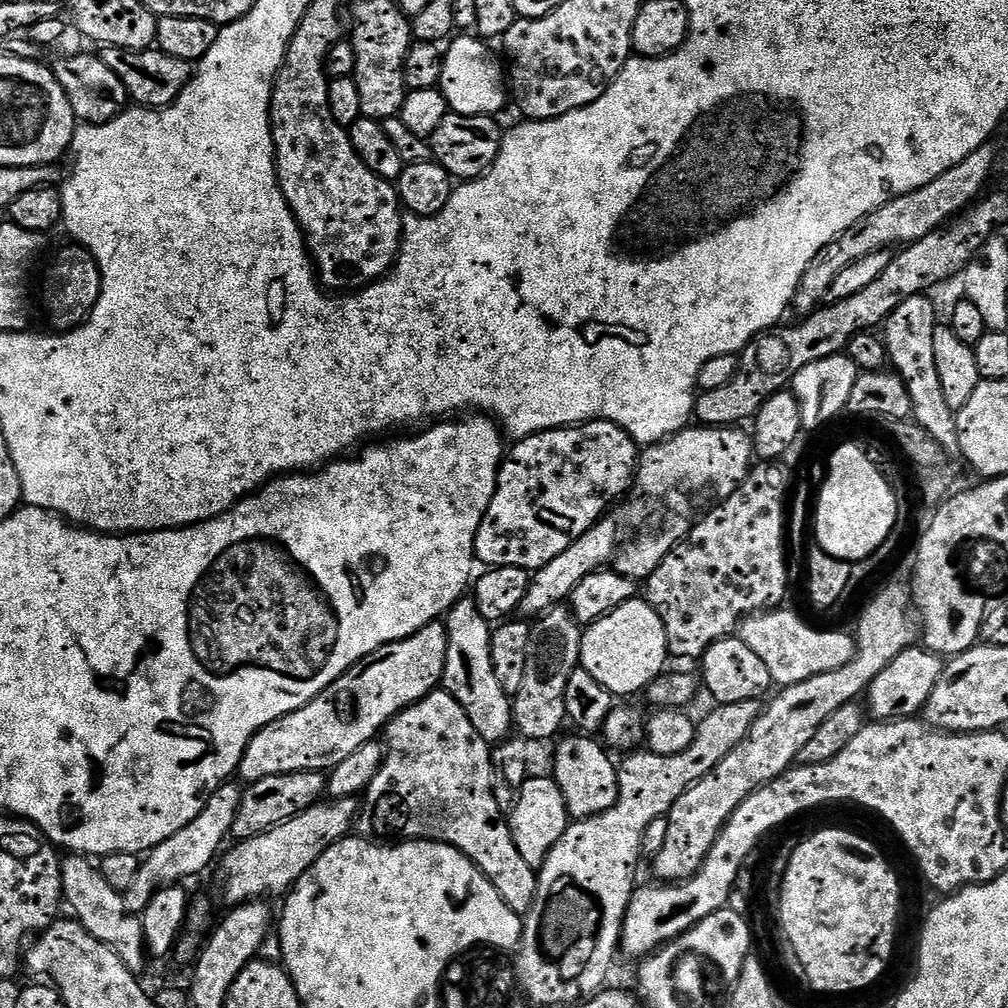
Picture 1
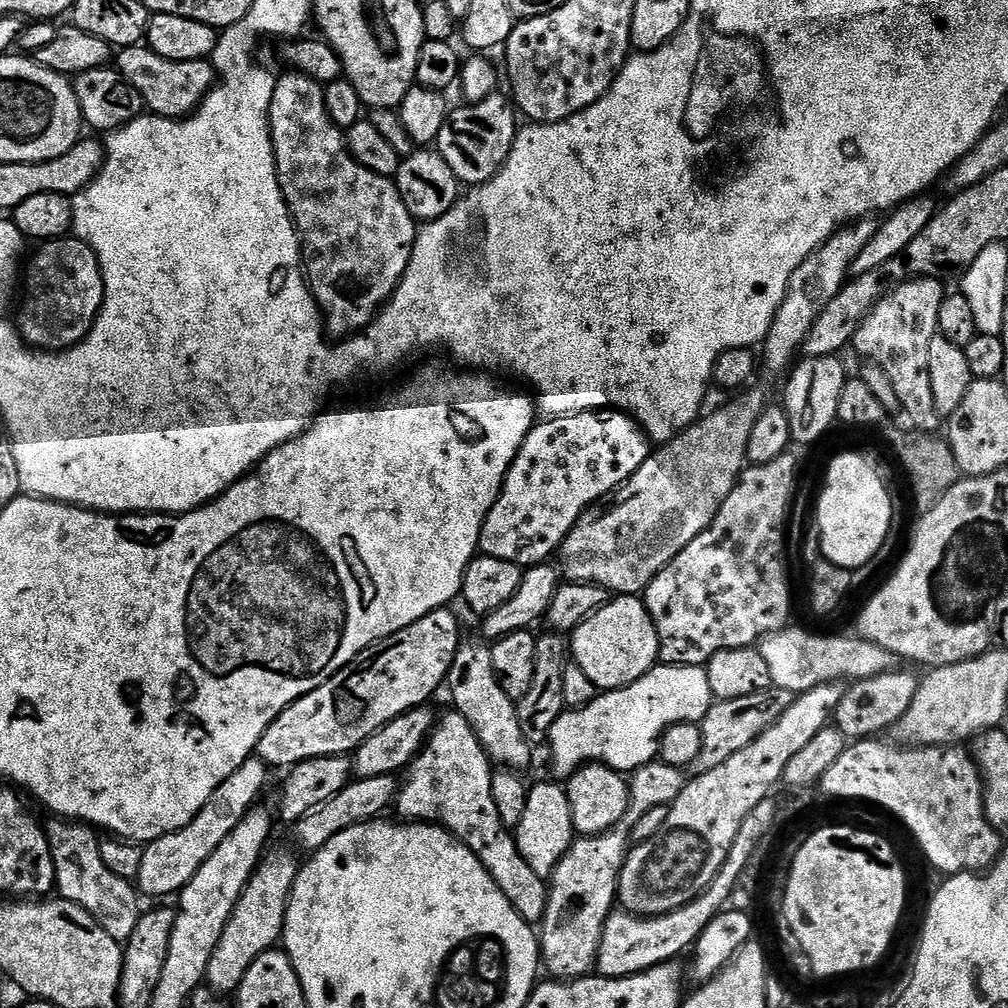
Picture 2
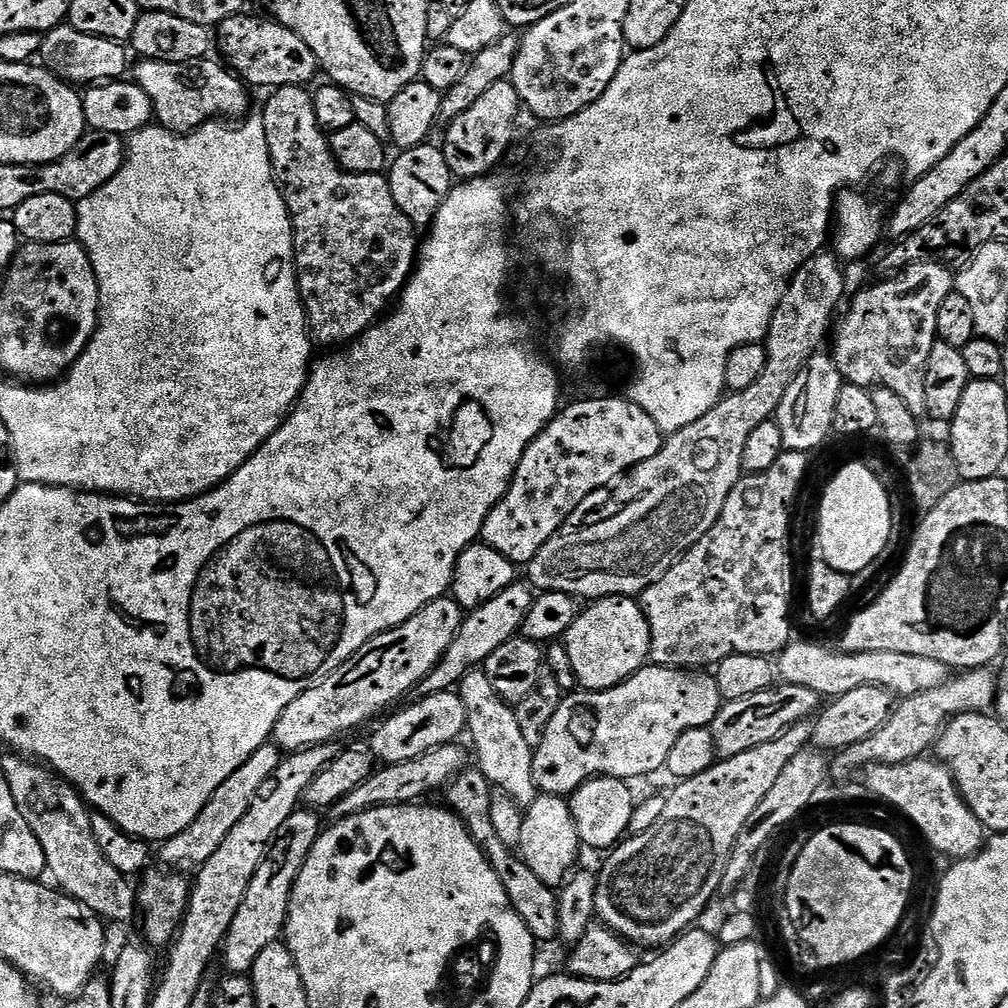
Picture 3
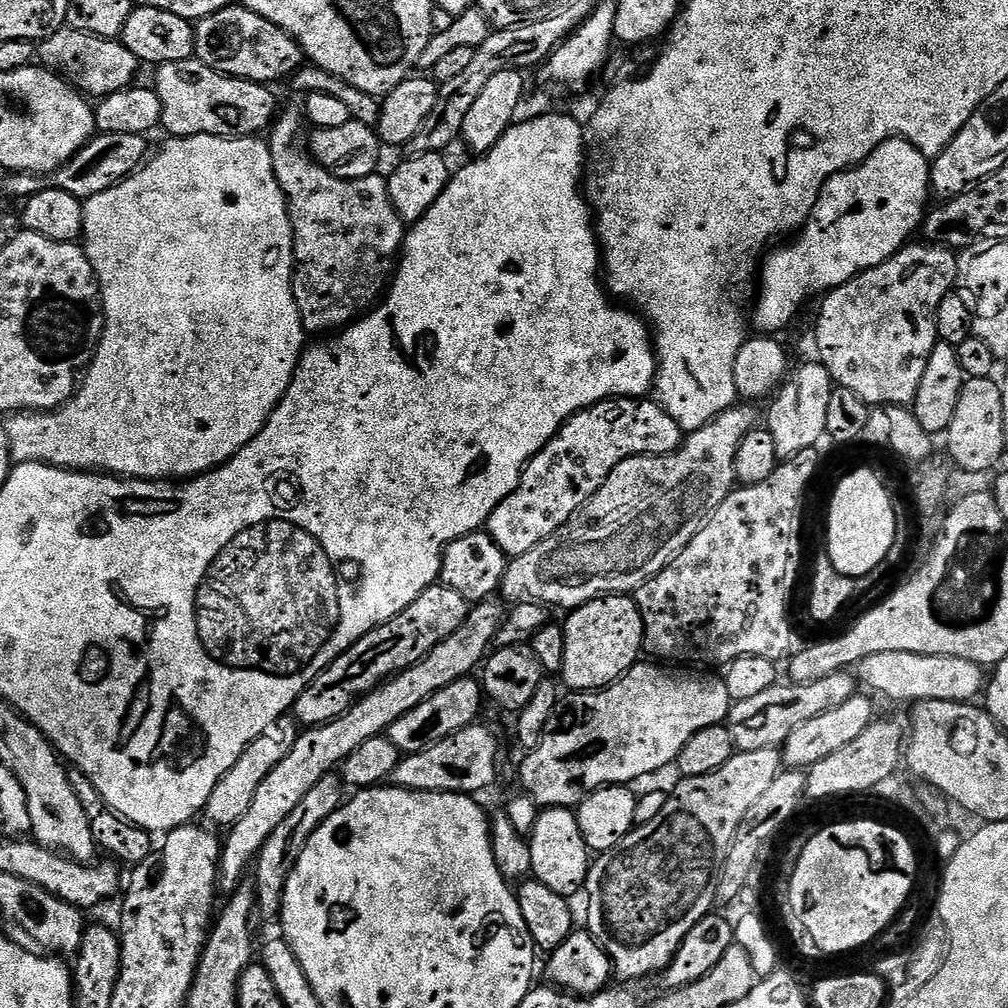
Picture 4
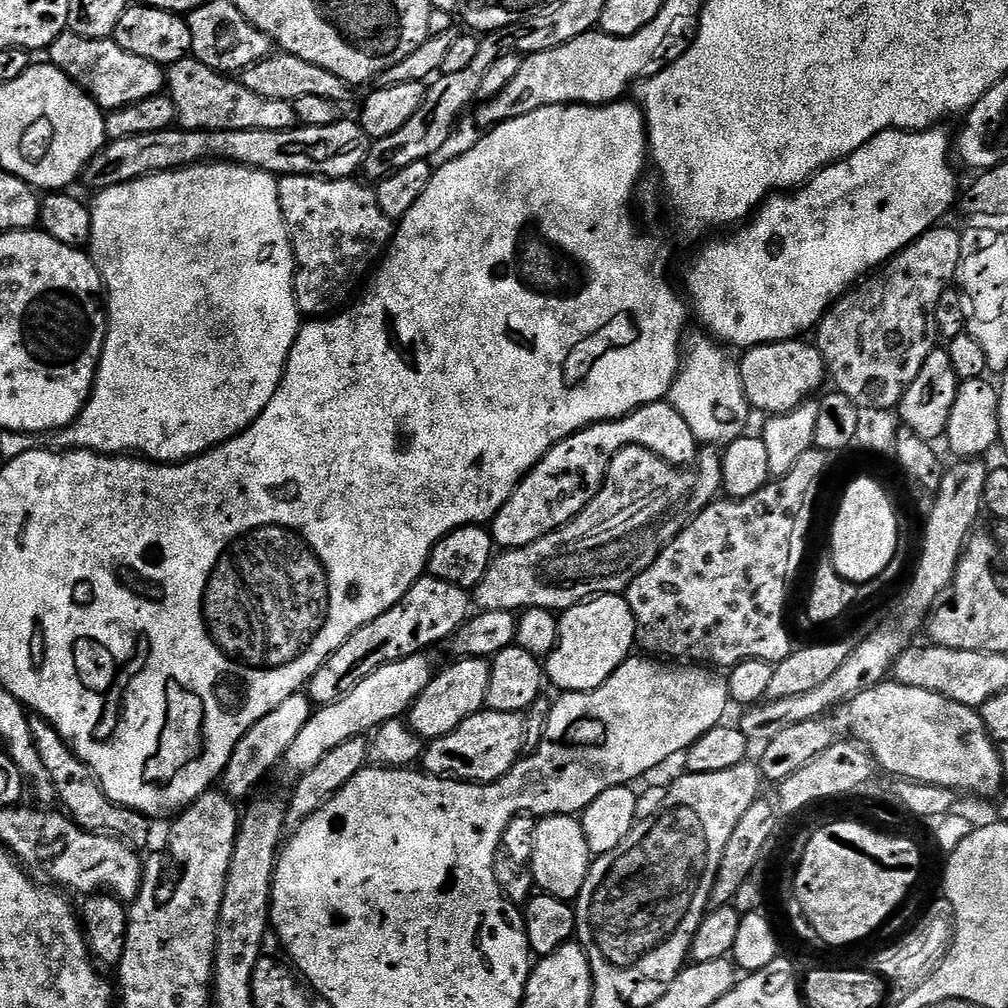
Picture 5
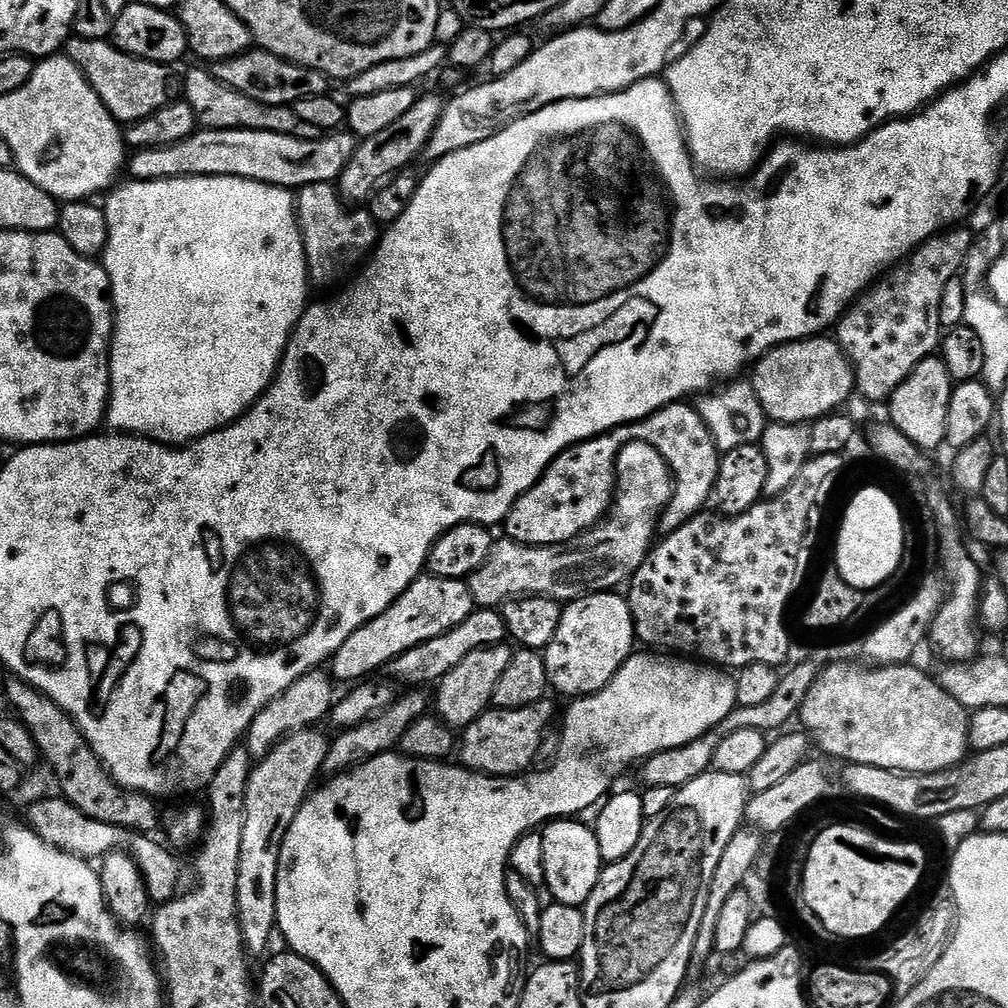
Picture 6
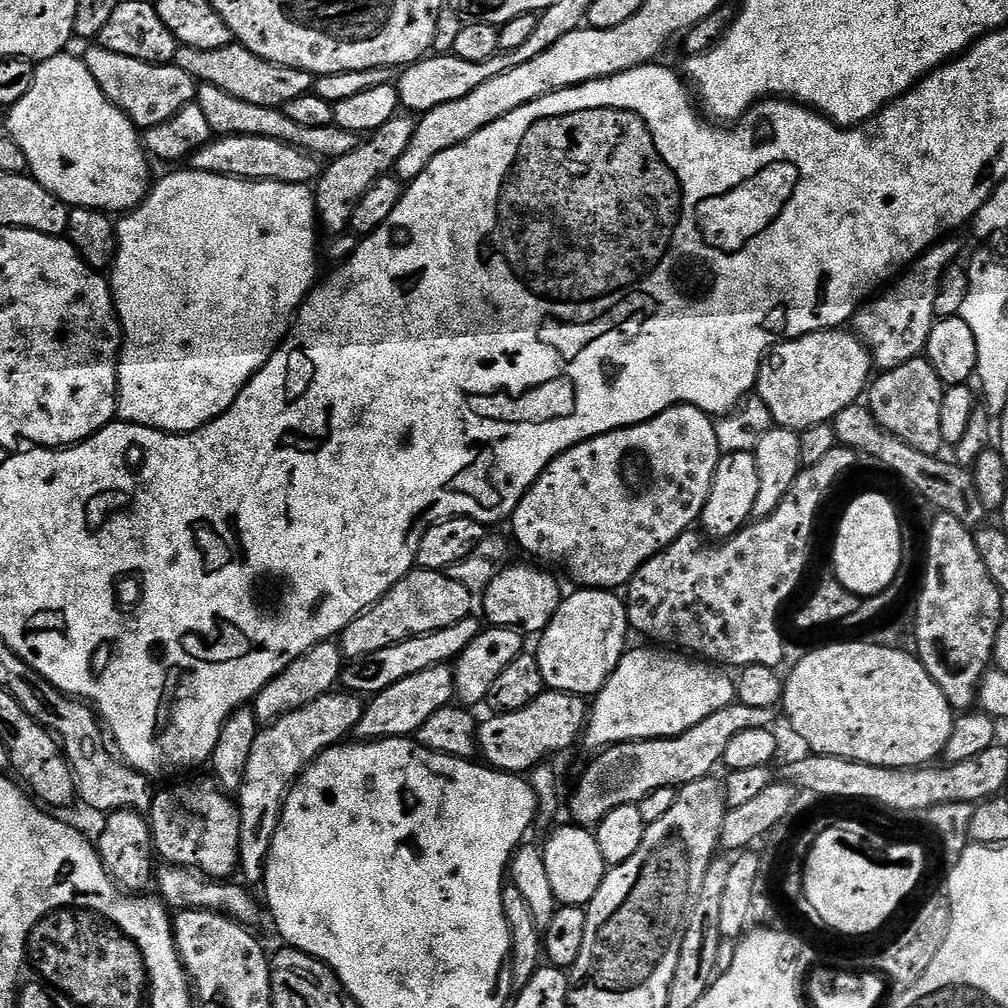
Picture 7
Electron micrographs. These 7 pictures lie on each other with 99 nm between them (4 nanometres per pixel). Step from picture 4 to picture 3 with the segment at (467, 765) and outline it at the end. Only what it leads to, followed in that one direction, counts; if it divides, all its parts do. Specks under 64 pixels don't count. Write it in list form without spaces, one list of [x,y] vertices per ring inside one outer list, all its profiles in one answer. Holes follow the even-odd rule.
[[[459,743],[438,746],[418,758],[409,758],[407,762],[394,762],[377,767],[370,774],[370,778],[366,778],[366,782],[362,782],[362,786],[350,790],[350,794],[346,794],[340,801],[332,805],[330,809],[331,819],[333,821],[344,820],[348,816],[378,806],[414,804],[421,798],[427,797],[424,796],[427,792],[436,792],[440,787],[441,791],[445,786],[451,784],[461,772],[465,771],[467,764],[464,763],[467,760],[469,763],[469,753],[467,751],[464,753],[460,747]]]

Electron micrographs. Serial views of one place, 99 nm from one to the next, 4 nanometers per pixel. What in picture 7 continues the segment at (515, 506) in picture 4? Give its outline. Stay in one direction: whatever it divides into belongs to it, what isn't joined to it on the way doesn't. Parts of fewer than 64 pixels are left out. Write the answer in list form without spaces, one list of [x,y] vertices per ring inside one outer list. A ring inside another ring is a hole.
[[[679,404],[652,420],[595,436],[593,440],[583,440],[551,460],[548,469],[524,493],[512,512],[512,532],[530,555],[565,564],[577,585],[623,589],[654,554],[665,552],[683,532],[695,525],[692,524],[695,520],[697,523],[703,517],[721,455],[716,420],[700,408]],[[631,452],[645,456],[652,467],[652,485],[641,496],[635,496],[624,481],[624,463]]]

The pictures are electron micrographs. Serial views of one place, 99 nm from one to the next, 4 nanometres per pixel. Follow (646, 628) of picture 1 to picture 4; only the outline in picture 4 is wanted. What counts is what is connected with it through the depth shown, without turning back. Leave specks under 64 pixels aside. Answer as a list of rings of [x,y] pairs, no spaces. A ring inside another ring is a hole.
[[[613,594],[602,596],[598,600],[591,600],[580,608],[571,609],[567,613],[568,621],[563,621],[562,627],[566,638],[566,654],[562,677],[570,687],[576,688],[577,693],[590,692],[607,688],[615,684],[621,676],[627,674],[641,659],[644,647],[644,623],[640,617],[640,607],[635,599],[628,594]]]

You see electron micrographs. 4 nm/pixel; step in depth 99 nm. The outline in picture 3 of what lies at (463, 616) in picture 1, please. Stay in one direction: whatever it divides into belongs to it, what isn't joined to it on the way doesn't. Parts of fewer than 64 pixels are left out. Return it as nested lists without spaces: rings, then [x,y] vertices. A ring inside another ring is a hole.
[[[482,670],[466,673],[460,680],[458,691],[462,706],[466,706],[466,736],[467,739],[472,739],[471,751],[474,753],[474,764],[476,760],[475,767],[493,788],[506,790],[506,794],[510,794],[514,802],[527,810],[538,795],[534,782],[534,750],[526,743],[522,729],[518,727],[515,707],[500,697],[498,690],[494,690],[490,678],[486,678]]]

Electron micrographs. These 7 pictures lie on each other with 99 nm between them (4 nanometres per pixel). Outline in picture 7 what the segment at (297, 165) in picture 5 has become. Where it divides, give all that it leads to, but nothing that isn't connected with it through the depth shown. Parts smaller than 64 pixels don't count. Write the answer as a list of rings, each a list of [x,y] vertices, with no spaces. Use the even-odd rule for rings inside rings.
[[[216,136],[203,144],[190,157],[193,172],[205,172],[215,176],[233,176],[239,180],[273,180],[287,184],[307,184],[320,179],[322,164],[309,152],[295,148],[274,138],[257,136]]]

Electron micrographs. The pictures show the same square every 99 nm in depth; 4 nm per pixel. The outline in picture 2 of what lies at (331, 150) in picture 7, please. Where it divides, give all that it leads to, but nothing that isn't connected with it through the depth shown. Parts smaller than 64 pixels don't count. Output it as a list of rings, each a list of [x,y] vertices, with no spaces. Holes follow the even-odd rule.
[[[147,46],[122,48],[115,53],[115,67],[128,79],[130,86],[138,90],[145,109],[154,116],[183,118],[192,115],[217,83],[216,69],[208,60],[174,62],[154,54]]]

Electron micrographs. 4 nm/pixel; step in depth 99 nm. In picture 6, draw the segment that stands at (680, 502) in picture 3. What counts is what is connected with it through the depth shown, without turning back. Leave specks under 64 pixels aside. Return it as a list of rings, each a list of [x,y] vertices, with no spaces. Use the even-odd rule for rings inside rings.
[[[631,440],[616,459],[616,486],[610,515],[565,544],[533,546],[507,538],[497,539],[487,558],[467,577],[473,605],[499,609],[517,598],[529,596],[571,602],[592,592],[619,589],[620,583],[631,581],[652,551],[656,528],[658,532],[662,513],[671,501],[672,473],[662,454],[652,444]]]

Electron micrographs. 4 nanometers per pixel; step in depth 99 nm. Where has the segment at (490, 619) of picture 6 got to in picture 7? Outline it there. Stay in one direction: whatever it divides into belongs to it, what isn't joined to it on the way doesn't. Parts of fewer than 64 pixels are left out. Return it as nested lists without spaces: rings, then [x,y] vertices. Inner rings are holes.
[[[470,615],[462,618],[462,622],[454,622],[454,626],[446,626],[430,634],[411,636],[408,640],[386,646],[386,650],[374,650],[374,654],[366,654],[357,660],[348,660],[340,671],[339,687],[349,694],[371,698],[382,690],[394,686],[394,682],[410,678],[410,674],[422,674],[422,670],[430,670],[439,664],[451,665],[456,657],[462,654],[462,650],[466,650],[466,646],[470,646],[470,642],[478,638],[482,624],[476,619],[475,615]]]

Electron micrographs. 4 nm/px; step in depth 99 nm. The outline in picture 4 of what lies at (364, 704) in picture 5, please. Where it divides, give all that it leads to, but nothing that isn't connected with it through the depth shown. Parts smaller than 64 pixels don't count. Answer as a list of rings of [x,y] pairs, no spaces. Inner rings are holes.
[[[489,598],[473,603],[469,607],[466,622],[462,622],[462,626],[458,626],[450,638],[434,646],[434,650],[430,650],[430,654],[423,656],[414,666],[388,677],[383,684],[361,696],[338,718],[325,724],[305,727],[297,735],[290,754],[286,754],[286,758],[282,758],[282,762],[278,762],[278,766],[266,774],[266,782],[258,786],[254,802],[250,802],[250,810],[246,810],[246,814],[242,814],[242,818],[238,818],[238,822],[227,829],[228,837],[223,837],[220,850],[219,891],[231,894],[240,887],[245,879],[244,871],[253,867],[266,838],[278,830],[278,825],[290,815],[294,806],[298,806],[298,802],[302,802],[302,798],[306,798],[307,792],[322,777],[335,773],[344,760],[350,758],[358,746],[362,746],[362,742],[370,742],[370,738],[385,735],[390,725],[402,718],[402,714],[410,714],[418,702],[426,702],[430,694],[438,694],[438,690],[450,686],[450,682],[472,676],[475,668],[477,671],[483,665],[495,645],[505,615],[505,605],[499,599]]]

